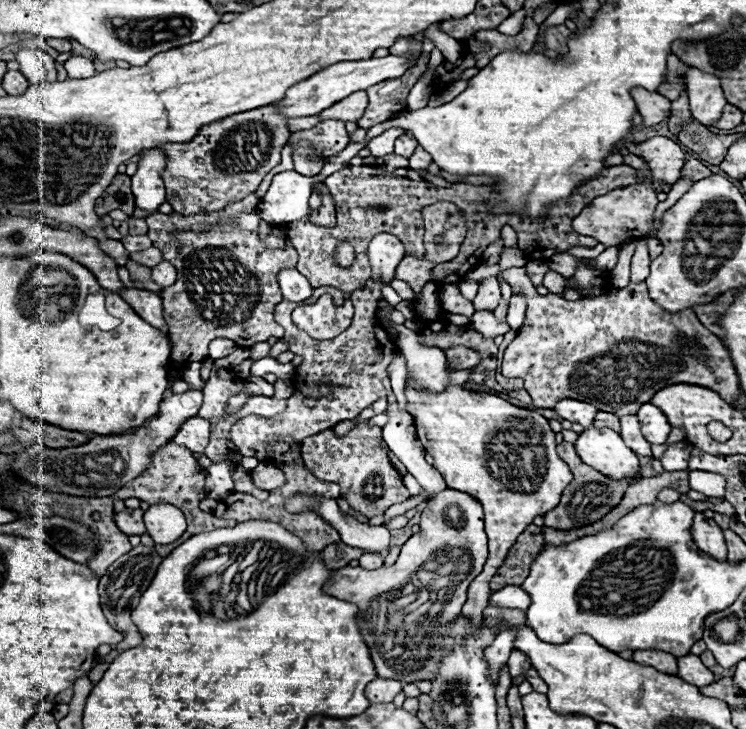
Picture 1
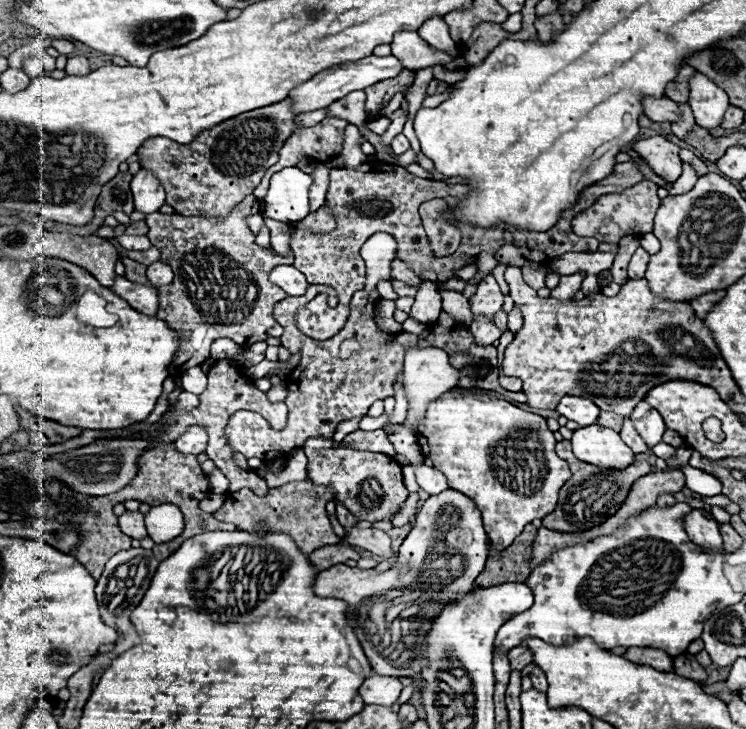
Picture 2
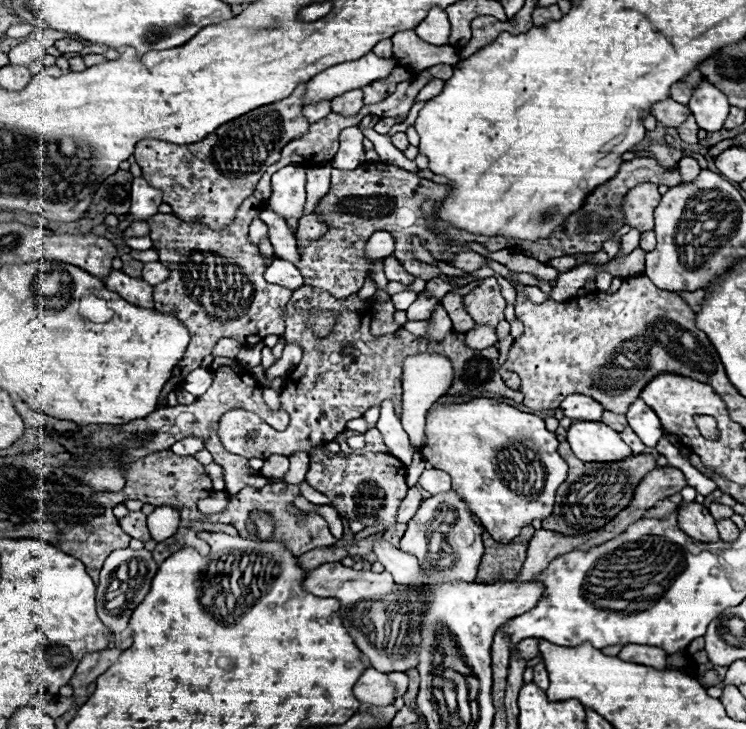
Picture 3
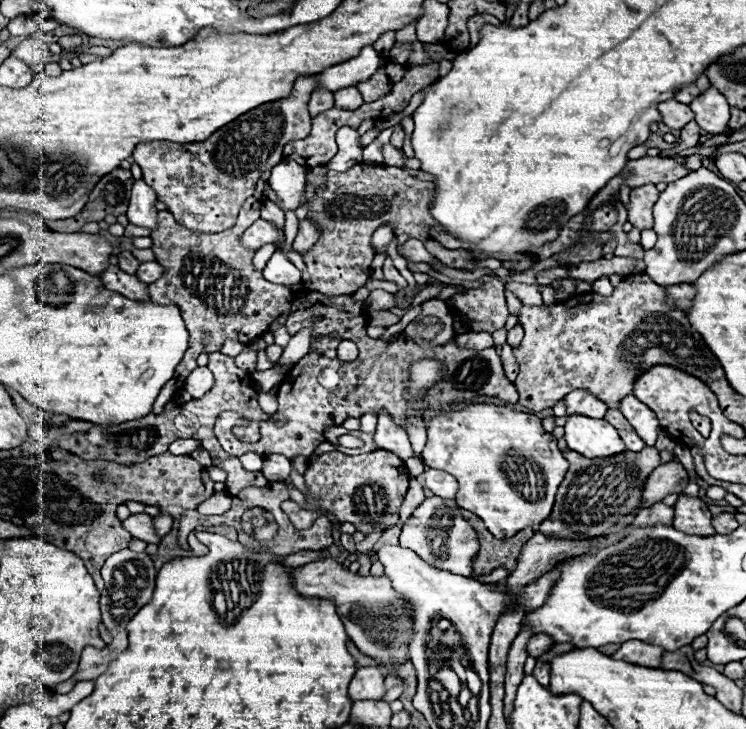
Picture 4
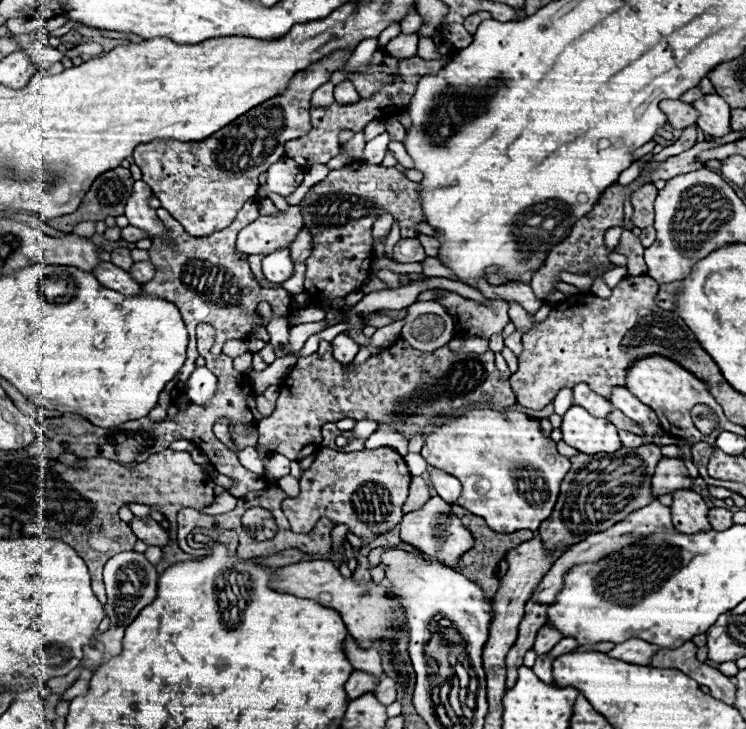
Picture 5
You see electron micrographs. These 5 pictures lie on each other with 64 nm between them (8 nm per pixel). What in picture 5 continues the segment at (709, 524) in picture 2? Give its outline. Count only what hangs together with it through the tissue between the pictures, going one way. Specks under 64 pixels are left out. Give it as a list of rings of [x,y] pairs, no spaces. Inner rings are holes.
[[[694,490],[672,492],[672,522],[682,534],[696,534],[712,530],[708,524],[708,506]]]

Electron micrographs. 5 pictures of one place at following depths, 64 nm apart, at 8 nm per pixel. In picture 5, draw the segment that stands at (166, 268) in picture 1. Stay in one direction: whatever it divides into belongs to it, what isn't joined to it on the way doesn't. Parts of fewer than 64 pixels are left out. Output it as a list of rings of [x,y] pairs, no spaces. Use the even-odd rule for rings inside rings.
[[[136,262],[130,266],[130,276],[134,276],[134,280],[138,280],[138,284],[144,284],[148,280],[152,280],[154,276],[154,266],[150,262]]]

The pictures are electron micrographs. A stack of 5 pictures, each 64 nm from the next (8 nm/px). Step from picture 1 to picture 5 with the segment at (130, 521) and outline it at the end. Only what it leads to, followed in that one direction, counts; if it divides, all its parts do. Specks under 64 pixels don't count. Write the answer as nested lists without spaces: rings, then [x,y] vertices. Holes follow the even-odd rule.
[[[134,518],[130,522],[130,528],[132,532],[138,536],[138,540],[146,542],[148,546],[166,546],[168,544],[168,532],[158,524],[154,522],[152,518]]]

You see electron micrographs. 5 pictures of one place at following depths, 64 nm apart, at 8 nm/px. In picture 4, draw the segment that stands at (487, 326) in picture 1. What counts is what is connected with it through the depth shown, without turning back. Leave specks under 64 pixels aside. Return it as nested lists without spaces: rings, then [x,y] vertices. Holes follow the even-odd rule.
[[[464,332],[456,336],[456,346],[462,350],[482,352],[486,348],[492,348],[494,340],[492,340],[492,334],[488,332]]]

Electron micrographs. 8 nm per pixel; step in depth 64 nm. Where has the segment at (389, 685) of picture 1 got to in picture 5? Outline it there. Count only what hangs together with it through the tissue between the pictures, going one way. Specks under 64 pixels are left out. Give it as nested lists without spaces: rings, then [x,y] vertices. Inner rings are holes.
[[[354,670],[350,674],[350,678],[348,678],[348,682],[344,684],[346,694],[348,694],[350,700],[360,698],[360,696],[364,696],[368,692],[374,692],[376,686],[378,686],[378,680],[372,678],[370,674],[366,674],[366,672],[360,672],[360,670]]]

